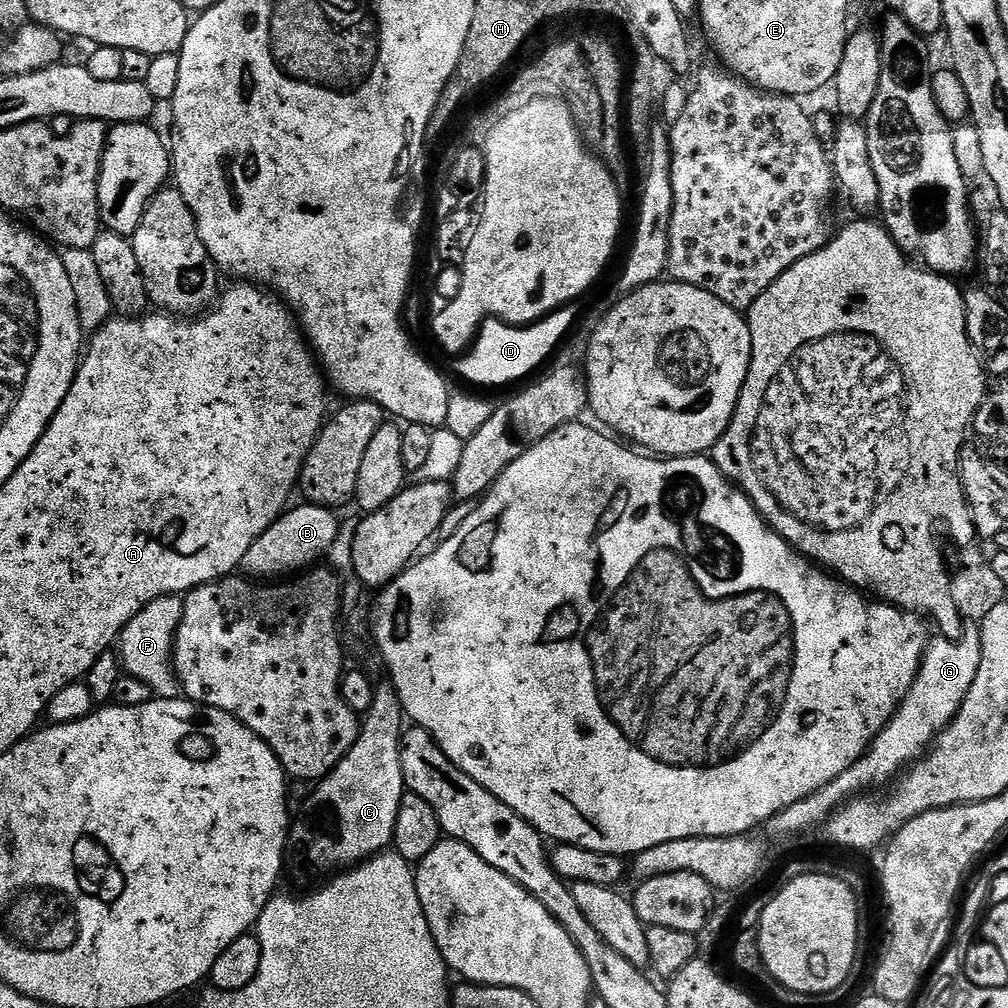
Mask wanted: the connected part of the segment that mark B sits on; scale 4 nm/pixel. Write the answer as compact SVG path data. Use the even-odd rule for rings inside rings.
M304 502L301 505L301 508L289 507L279 520L275 520L256 539L254 546L246 550L242 565L245 577L288 578L293 574L303 573L320 562L315 562L315 560L322 559L335 546L336 539L340 536L340 524L336 521L337 513L333 509L323 508L316 504Z

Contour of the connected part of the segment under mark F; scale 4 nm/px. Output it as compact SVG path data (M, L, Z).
M159 596L150 602L124 627L118 637L118 655L123 671L129 677L140 679L160 698L176 698L182 689L174 671L176 631L184 614L184 602L180 596Z

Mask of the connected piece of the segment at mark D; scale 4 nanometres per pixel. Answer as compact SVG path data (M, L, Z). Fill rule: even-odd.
M562 300L530 320L511 320L500 313L485 313L478 322L477 336L469 337L468 343L453 353L460 357L460 372L468 372L469 385L485 384L488 388L530 375L567 334L576 316L574 309L572 304Z

